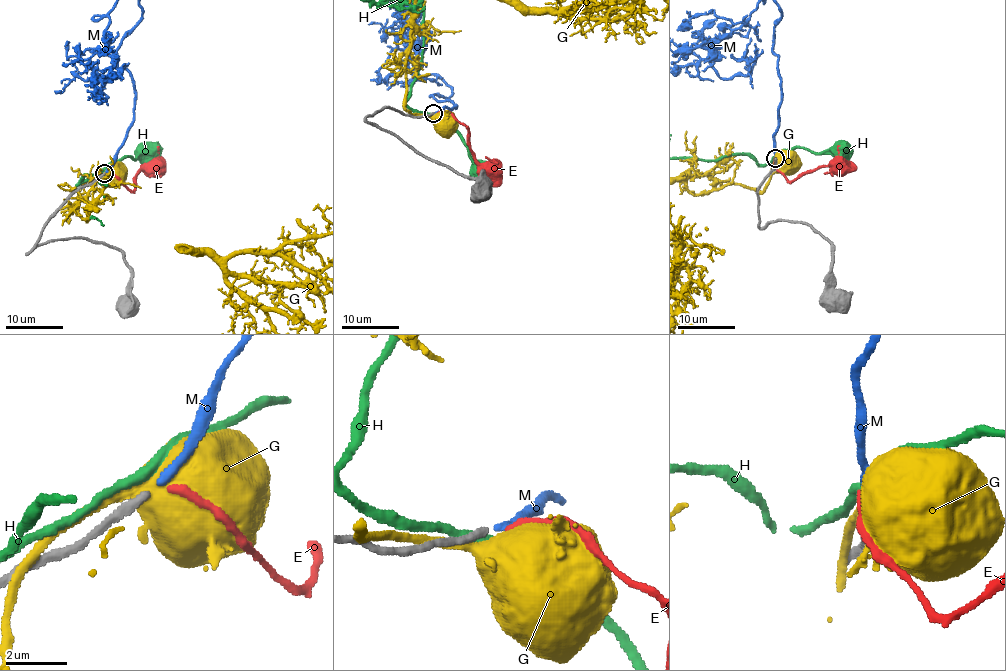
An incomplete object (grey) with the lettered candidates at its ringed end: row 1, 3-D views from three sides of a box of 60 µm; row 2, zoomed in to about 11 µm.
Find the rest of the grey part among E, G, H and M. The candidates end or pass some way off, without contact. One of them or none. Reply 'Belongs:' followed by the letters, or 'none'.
Belongs: M

